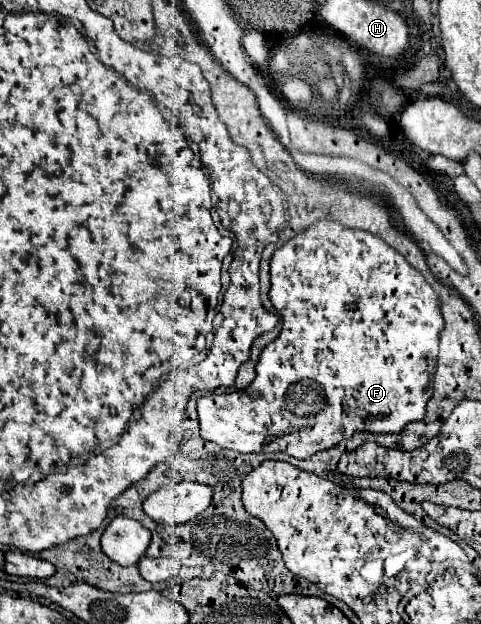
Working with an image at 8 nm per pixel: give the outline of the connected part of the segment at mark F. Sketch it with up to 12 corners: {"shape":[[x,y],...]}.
{"shape":[[317,221],[271,259],[283,329],[201,437],[309,459],[425,417],[437,293]]}

